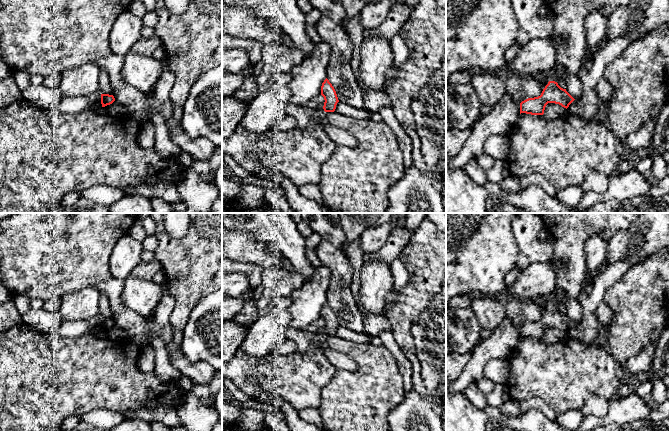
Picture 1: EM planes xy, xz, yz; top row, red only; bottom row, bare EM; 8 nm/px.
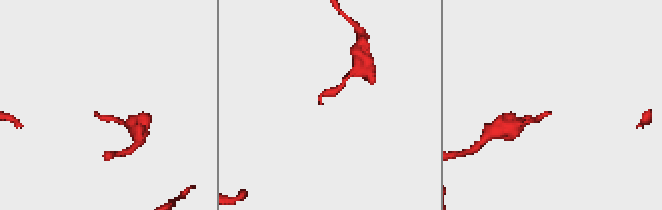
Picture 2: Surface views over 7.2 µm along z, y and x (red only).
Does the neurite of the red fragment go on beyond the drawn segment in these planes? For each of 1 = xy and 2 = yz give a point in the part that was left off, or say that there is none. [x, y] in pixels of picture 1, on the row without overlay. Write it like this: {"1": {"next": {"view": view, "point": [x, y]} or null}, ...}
{"1": {"next": null}, "2": {"next": null}}

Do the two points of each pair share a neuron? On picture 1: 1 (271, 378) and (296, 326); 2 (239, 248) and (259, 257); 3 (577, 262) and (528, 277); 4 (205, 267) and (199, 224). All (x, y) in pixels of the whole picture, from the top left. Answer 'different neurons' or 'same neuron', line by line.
1: different neurons
2: same neuron
3: different neurons
4: same neuron

